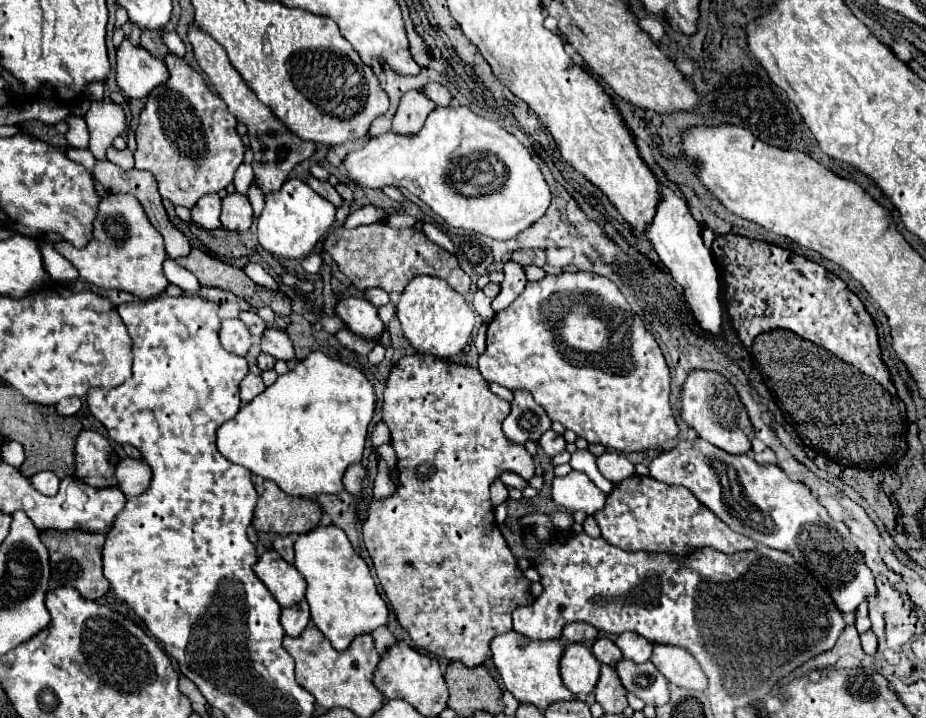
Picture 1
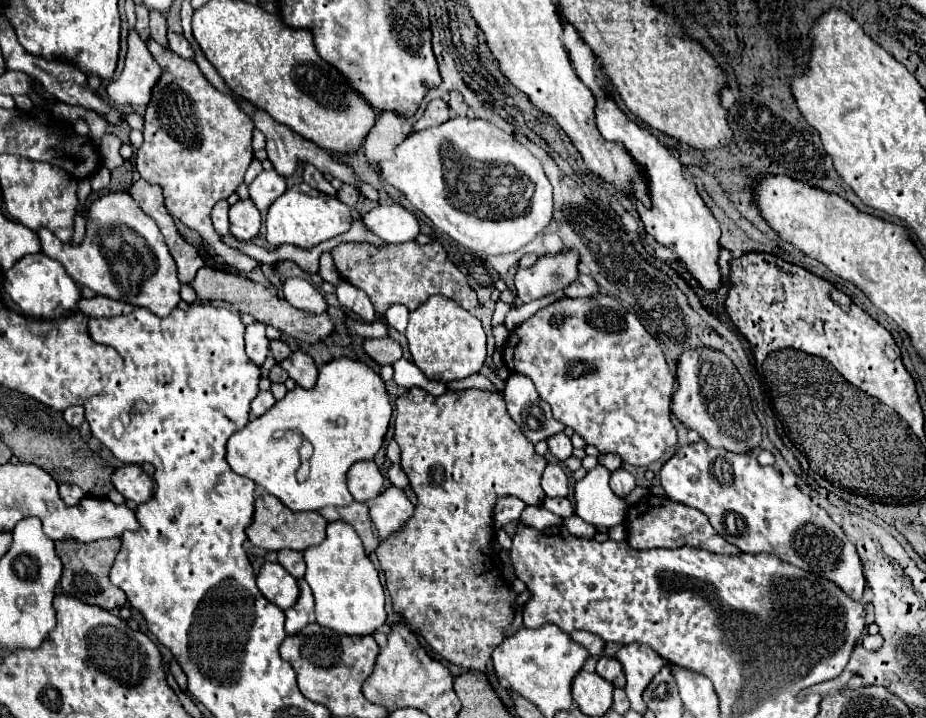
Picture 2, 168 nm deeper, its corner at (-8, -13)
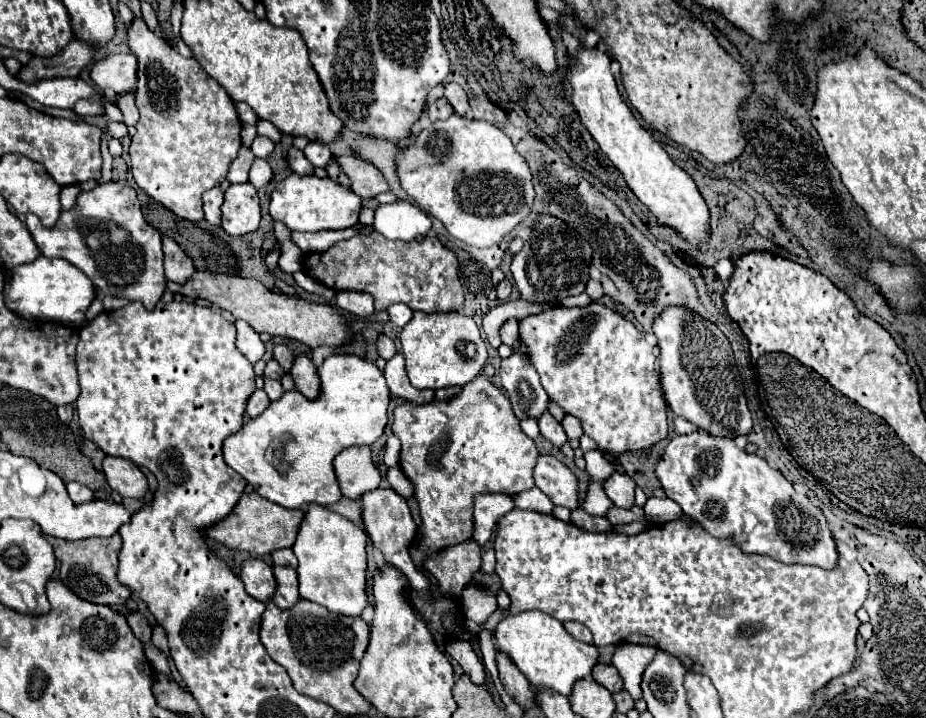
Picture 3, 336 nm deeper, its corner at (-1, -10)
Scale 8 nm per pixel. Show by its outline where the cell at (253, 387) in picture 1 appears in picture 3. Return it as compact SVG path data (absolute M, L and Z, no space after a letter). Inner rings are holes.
M255 390L255 394L249 398L249 402L247 402L247 414L251 416L251 418L255 418L255 416L259 416L267 406L271 404L271 400L265 396L265 392L263 390Z

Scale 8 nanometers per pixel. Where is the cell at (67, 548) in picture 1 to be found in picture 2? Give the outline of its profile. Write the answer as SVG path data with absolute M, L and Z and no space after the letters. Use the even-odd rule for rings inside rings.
M106 539L106 541L92 541L92 543L62 541L62 543L54 543L54 545L56 545L56 553L64 565L60 585L66 595L72 595L90 605L98 605L106 611L114 611L114 609L120 609L126 605L124 591L114 587L108 579L110 567L120 549L120 539Z

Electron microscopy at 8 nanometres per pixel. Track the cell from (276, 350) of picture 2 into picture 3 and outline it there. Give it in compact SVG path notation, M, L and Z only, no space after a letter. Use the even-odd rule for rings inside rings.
M275 346L275 350L273 350L273 358L281 364L281 368L285 370L285 372L289 372L291 370L291 366L293 366L293 360L295 360L295 356L293 356L293 352L287 348L287 346Z

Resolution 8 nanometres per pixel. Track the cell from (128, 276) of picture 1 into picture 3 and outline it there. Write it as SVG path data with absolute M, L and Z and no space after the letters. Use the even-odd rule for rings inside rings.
M105 182L105 184L95 186L95 188L93 188L93 190L89 190L89 192L79 192L75 206L73 206L71 210L63 210L63 212L61 212L61 216L59 216L59 220L57 220L57 224L55 224L55 226L51 226L51 228L41 226L41 222L39 222L39 218L37 218L35 214L27 214L25 224L27 224L29 232L31 232L31 236L37 240L37 246L39 246L39 250L41 250L41 254L43 254L43 256L47 256L47 258L65 258L65 260L69 260L71 264L75 264L77 268L83 268L83 272L85 272L85 274L93 280L93 284L97 286L97 290L99 290L99 292L103 292L103 294L111 294L111 296L117 296L117 298L127 298L127 300L141 300L141 302L143 302L143 306L145 306L147 310L153 310L153 308L155 308L155 304L159 302L161 294L165 292L165 274L163 274L161 234L159 234L159 232L155 232L155 228L151 228L151 226L143 220L143 214L141 214L141 204L139 204L139 200L137 200L137 194L135 194L135 190L133 190L127 182ZM113 222L117 224L117 228L115 228L115 230L111 230L111 228L109 228L109 232L107 232L107 226L111 226ZM105 232L107 232L107 236L103 236Z

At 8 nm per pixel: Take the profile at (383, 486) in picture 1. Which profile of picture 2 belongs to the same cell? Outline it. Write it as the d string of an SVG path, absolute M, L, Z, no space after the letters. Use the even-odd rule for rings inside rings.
M394 485L380 493L376 499L370 499L368 507L372 523L380 533L380 539L402 527L412 517L414 511L414 505L408 501L404 491Z

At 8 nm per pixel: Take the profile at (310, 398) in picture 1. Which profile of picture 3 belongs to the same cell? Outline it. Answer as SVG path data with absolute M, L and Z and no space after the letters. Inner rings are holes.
M333 354L319 368L319 376L323 390L317 400L307 400L297 390L285 392L279 400L271 402L261 416L247 422L239 432L231 434L223 442L225 462L237 470L259 496L283 508L301 508L311 502L321 506L335 504L341 498L341 492L333 472L333 458L349 446L371 446L387 426L391 392L383 372L375 364L359 356ZM335 400L339 400L339 404ZM283 434L291 437L282 439ZM279 438L281 446L274 450L271 464L267 460L267 450ZM283 446L283 457L289 468L281 473Z

